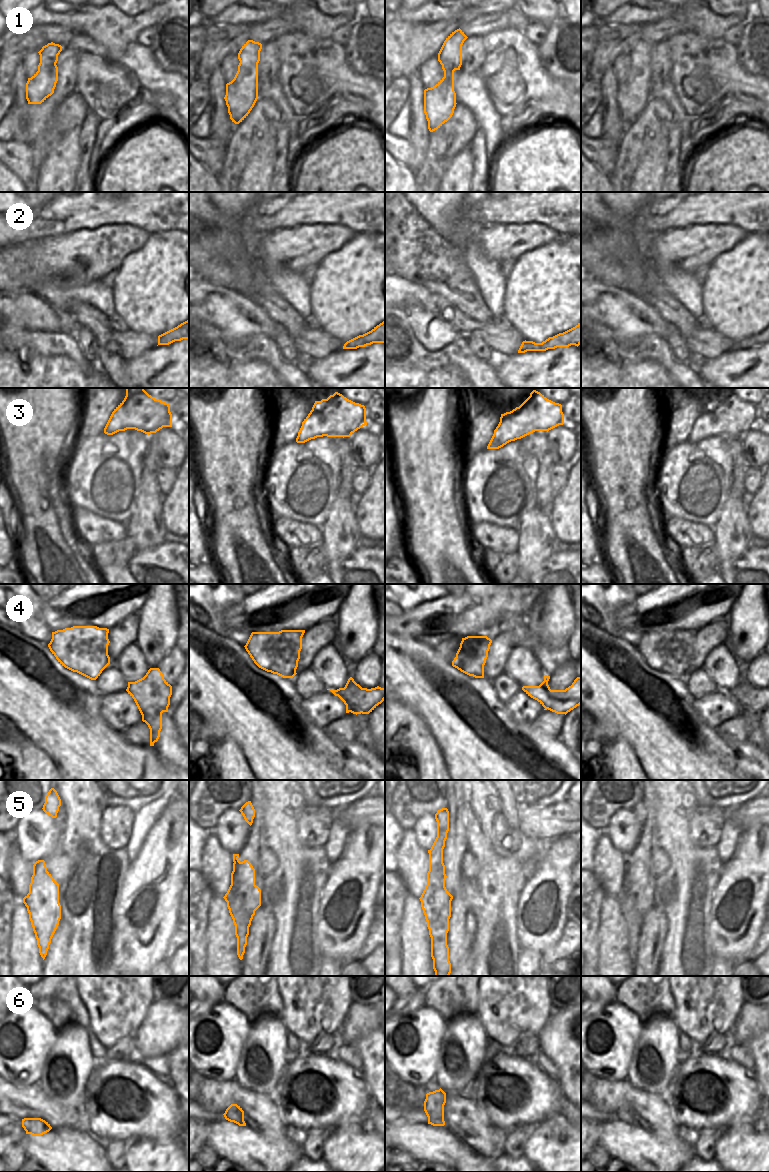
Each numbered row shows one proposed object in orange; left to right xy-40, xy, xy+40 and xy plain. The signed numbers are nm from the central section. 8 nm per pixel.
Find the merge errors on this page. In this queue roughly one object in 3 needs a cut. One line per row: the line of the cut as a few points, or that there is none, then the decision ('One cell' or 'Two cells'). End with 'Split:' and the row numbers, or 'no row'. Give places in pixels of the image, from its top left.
1: No split. One cell
2: No split. One cell
3: No split. One cell
4: Split along xy (341, 688), (345, 699), (361, 712). Two cells
5: Split along xy (228, 897), (238, 897), (244, 909), (253, 915). Two cells
6: No split. One cell
Split: 4, 5

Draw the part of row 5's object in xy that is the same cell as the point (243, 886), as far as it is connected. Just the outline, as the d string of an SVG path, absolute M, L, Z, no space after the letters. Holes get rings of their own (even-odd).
M248 860L233 863L231 885L223 898L228 902L230 896L240 898L245 911L253 916L261 906L261 890L255 885L255 869Z

